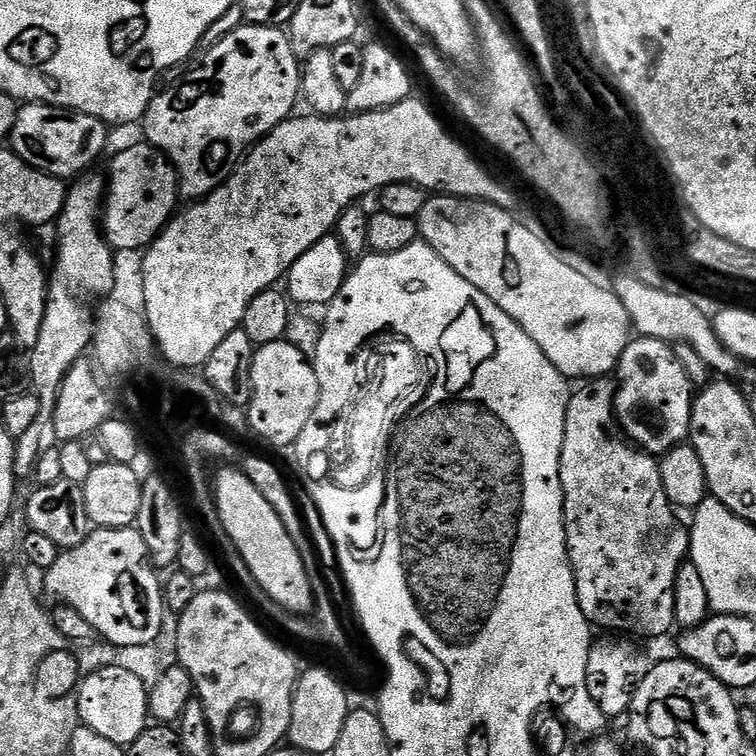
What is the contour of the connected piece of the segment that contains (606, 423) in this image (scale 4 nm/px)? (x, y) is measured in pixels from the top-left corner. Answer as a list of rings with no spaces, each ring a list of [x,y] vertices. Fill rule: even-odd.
[[[593,378],[581,383],[566,406],[560,481],[564,491],[568,561],[574,574],[578,606],[589,624],[632,638],[664,636],[676,624],[674,590],[680,567],[690,556],[690,532],[680,525],[677,509],[666,498],[657,457],[641,452],[626,439],[616,418],[616,384],[610,381]]]

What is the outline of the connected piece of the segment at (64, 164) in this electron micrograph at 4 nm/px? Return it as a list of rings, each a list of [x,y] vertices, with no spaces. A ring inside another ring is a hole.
[[[28,102],[21,107],[18,122],[14,122],[14,130],[10,137],[10,147],[17,156],[21,156],[30,166],[42,170],[57,178],[76,178],[87,173],[88,168],[104,152],[108,144],[109,125],[90,114],[74,112],[70,108],[56,108],[52,104]]]

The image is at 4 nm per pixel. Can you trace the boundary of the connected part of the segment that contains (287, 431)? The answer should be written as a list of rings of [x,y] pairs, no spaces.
[[[287,339],[257,347],[252,367],[252,401],[246,406],[248,426],[268,444],[291,449],[306,430],[310,414],[318,406],[320,387],[313,361]]]

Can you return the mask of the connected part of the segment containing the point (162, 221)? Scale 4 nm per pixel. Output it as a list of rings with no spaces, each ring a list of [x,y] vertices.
[[[147,142],[124,148],[112,160],[112,169],[106,172],[106,203],[102,209],[102,231],[115,251],[144,250],[173,219],[178,201],[178,177],[168,157]]]

